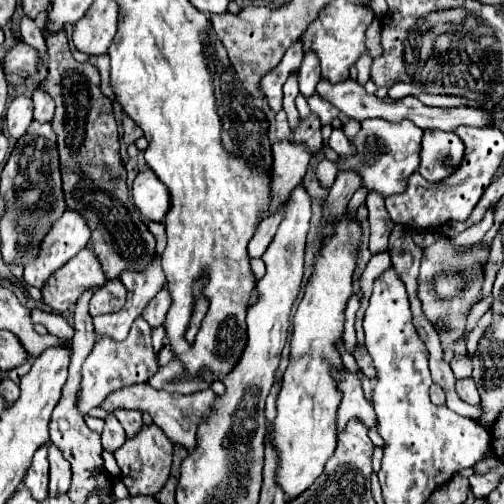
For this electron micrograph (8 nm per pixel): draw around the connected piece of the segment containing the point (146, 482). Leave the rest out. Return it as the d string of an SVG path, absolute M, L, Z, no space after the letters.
M156 424L142 426L142 430L136 436L126 438L124 446L114 452L114 458L120 466L122 482L126 484L130 496L140 496L140 494L156 496L162 490L162 486L170 476L172 450L174 450L174 442L168 436L164 436L164 432Z

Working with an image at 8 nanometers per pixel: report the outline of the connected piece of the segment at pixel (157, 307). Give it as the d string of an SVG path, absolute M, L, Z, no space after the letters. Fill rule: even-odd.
M164 288L164 290L160 290L156 294L156 298L152 302L148 302L148 308L144 308L142 316L148 318L148 322L150 322L152 328L156 328L156 326L162 324L168 308L170 308L170 292Z

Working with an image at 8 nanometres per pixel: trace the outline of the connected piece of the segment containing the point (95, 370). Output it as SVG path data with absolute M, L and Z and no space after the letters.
M138 316L134 320L126 340L116 342L116 340L104 336L96 342L94 350L86 358L84 368L82 368L80 412L88 412L90 408L100 406L108 394L112 394L124 386L134 386L134 384L146 382L150 376L156 374L156 370L158 370L158 362L156 362L156 352L152 348L152 340L150 340L150 326L142 316Z

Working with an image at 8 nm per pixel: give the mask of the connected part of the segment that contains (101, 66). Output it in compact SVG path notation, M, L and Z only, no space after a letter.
M106 54L104 56L92 56L88 62L94 64L100 70L100 76L102 76L102 92L108 98L114 98L112 88L110 88L110 58Z

